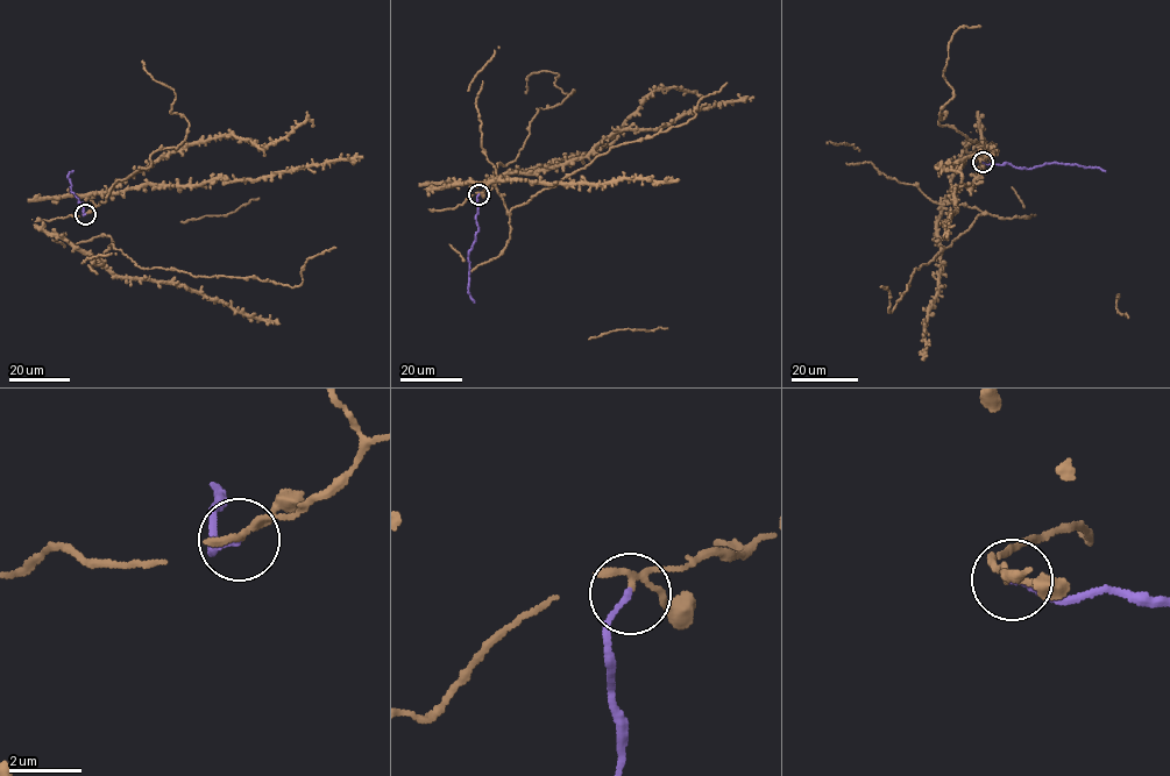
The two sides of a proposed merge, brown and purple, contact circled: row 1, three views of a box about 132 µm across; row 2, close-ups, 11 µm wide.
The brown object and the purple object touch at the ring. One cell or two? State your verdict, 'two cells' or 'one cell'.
two cells

